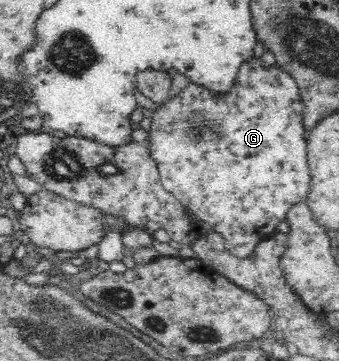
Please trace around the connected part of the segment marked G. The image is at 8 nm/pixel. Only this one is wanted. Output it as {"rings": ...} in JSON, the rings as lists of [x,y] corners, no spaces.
{"rings":[[[254,53],[247,56],[245,60],[239,64],[237,75],[229,84],[229,88],[225,88],[223,92],[216,92],[216,89],[207,88],[203,84],[189,80],[186,86],[179,89],[177,93],[170,93],[165,100],[159,102],[159,106],[152,112],[147,111],[147,115],[151,116],[151,124],[149,124],[149,149],[148,153],[155,166],[157,167],[158,178],[165,190],[168,190],[185,208],[191,210],[199,220],[212,226],[211,231],[221,233],[226,240],[228,249],[239,258],[251,256],[259,244],[271,238],[276,234],[277,224],[286,220],[288,212],[298,204],[305,204],[309,200],[309,192],[311,192],[311,170],[307,164],[307,142],[305,142],[305,124],[303,114],[306,104],[302,99],[300,88],[292,74],[285,68],[281,68],[275,63],[273,66],[265,66],[263,60],[257,58]]]}

